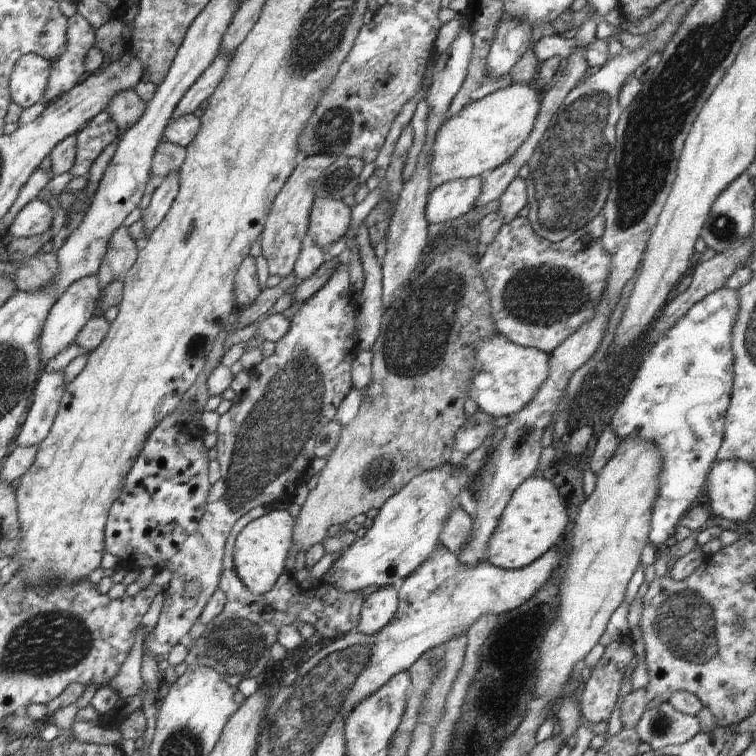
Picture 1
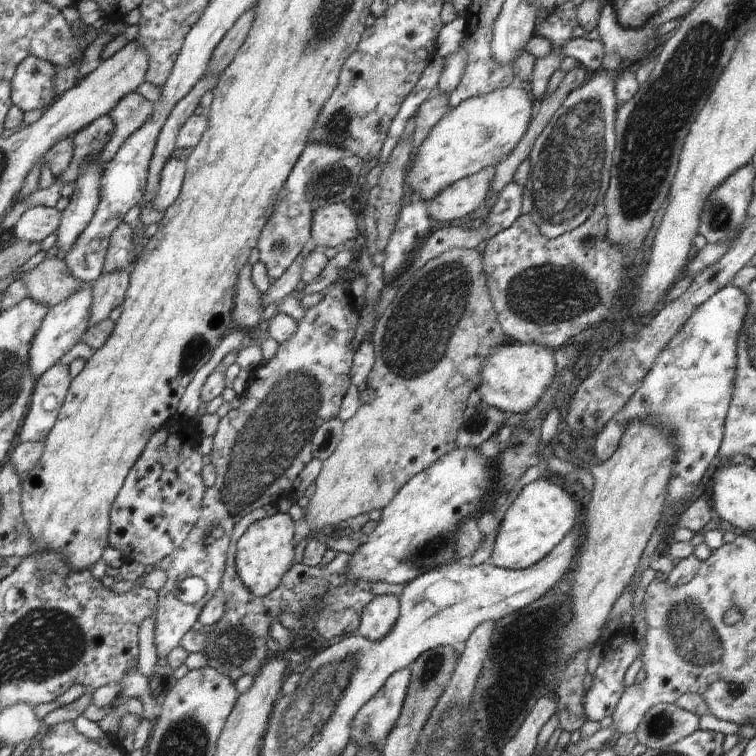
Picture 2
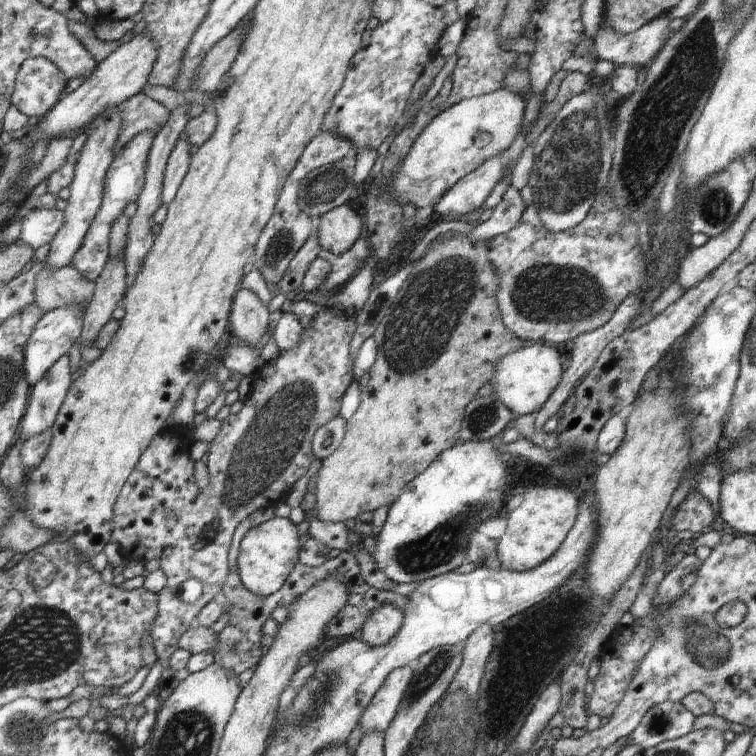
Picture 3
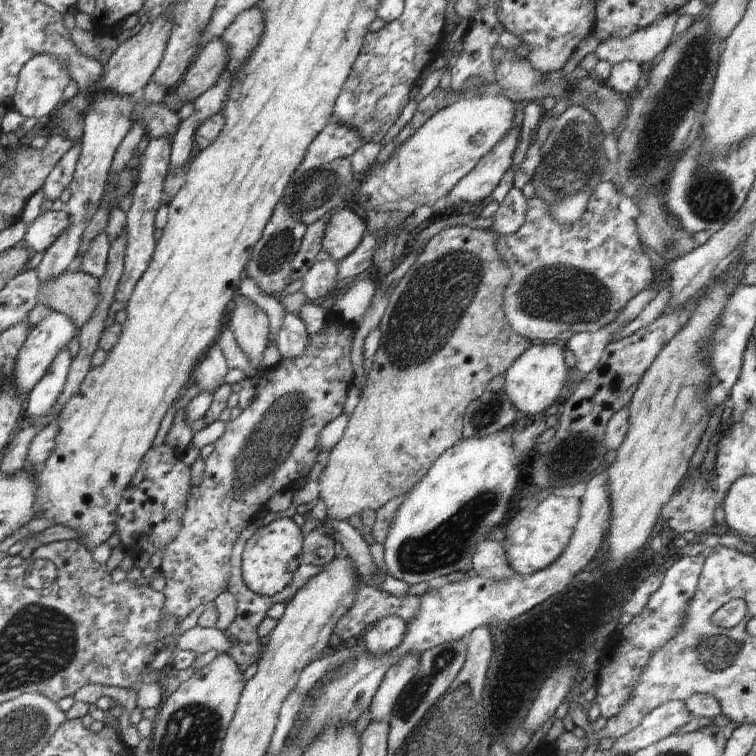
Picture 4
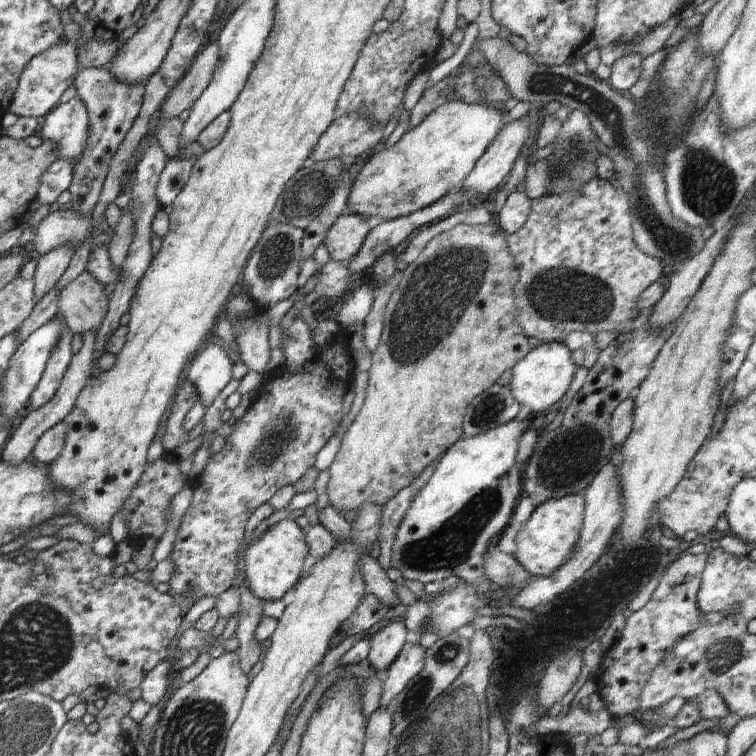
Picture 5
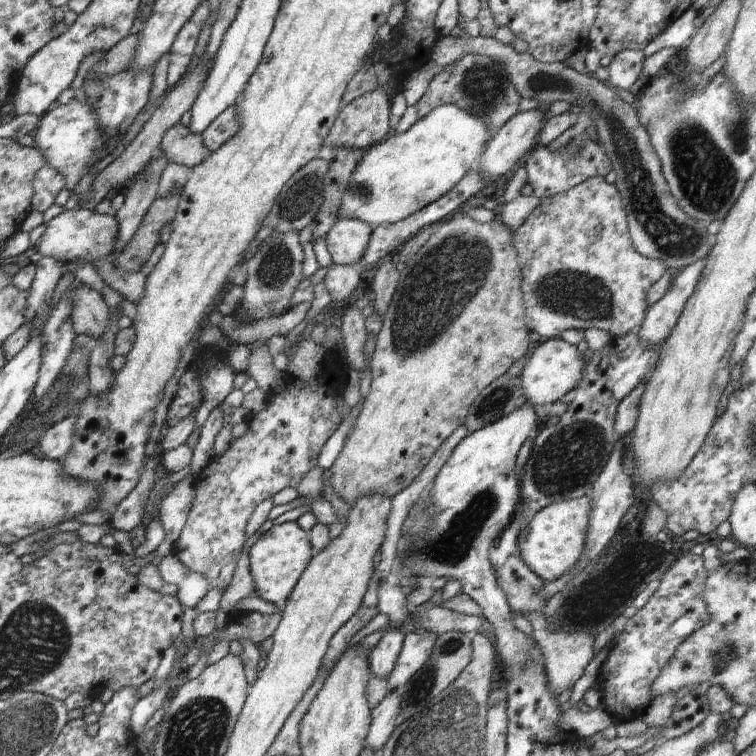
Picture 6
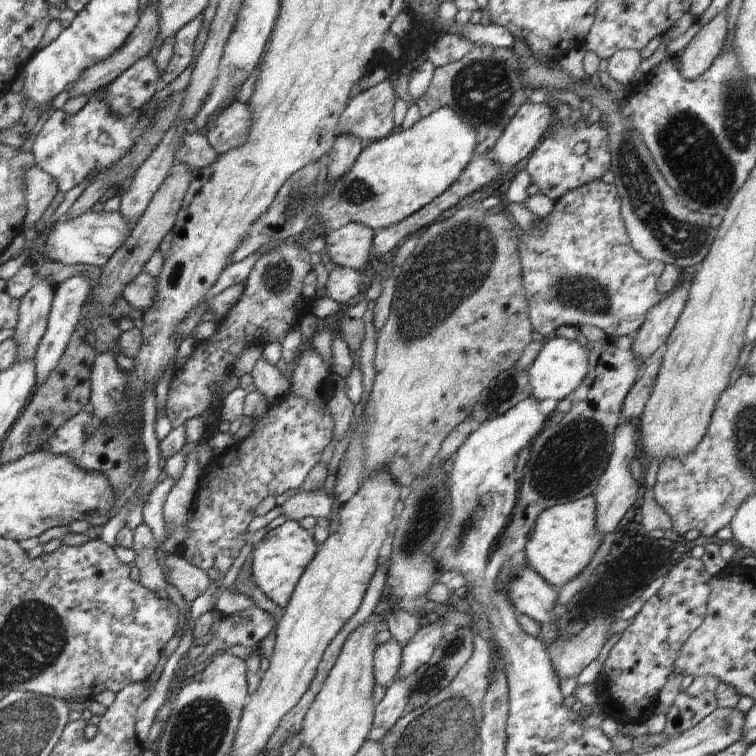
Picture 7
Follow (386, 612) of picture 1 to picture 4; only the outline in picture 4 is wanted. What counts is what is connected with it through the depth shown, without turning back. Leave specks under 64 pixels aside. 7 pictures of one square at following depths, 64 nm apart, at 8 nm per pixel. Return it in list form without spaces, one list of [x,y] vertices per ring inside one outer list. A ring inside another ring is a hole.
[[[398,615],[386,616],[362,633],[366,649],[374,656],[390,654],[406,634],[406,622]]]

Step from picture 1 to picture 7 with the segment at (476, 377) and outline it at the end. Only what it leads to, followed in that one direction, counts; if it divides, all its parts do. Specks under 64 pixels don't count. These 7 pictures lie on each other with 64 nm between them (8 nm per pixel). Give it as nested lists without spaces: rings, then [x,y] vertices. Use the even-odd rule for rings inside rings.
[[[556,336],[547,338],[532,366],[526,369],[530,388],[532,388],[531,395],[540,402],[546,398],[556,400],[556,402],[564,400],[566,396],[570,396],[577,388],[580,388],[580,384],[584,382],[588,374],[588,365],[589,351],[578,341]]]

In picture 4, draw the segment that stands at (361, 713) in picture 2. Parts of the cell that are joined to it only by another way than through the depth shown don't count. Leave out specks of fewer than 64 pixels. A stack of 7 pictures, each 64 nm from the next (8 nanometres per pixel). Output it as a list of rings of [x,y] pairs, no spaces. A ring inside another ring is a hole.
[[[406,654],[398,664],[390,666],[370,703],[371,722],[386,722],[396,700],[406,684],[414,678],[420,668],[420,658]]]

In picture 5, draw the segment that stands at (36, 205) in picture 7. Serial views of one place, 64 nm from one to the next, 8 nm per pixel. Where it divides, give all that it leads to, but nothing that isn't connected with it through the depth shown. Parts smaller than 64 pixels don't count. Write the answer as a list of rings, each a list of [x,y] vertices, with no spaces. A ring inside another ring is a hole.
[[[58,159],[46,168],[46,173],[40,176],[40,186],[36,194],[38,206],[51,205],[58,196],[68,190],[73,179],[72,162]]]

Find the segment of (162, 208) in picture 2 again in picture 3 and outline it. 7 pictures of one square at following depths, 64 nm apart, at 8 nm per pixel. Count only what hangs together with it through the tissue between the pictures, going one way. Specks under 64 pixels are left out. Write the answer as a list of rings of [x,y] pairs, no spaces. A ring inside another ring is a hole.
[[[180,134],[178,142],[167,160],[162,192],[160,193],[161,204],[171,203],[174,200],[174,196],[176,196],[178,188],[188,172],[192,153],[192,146]]]

